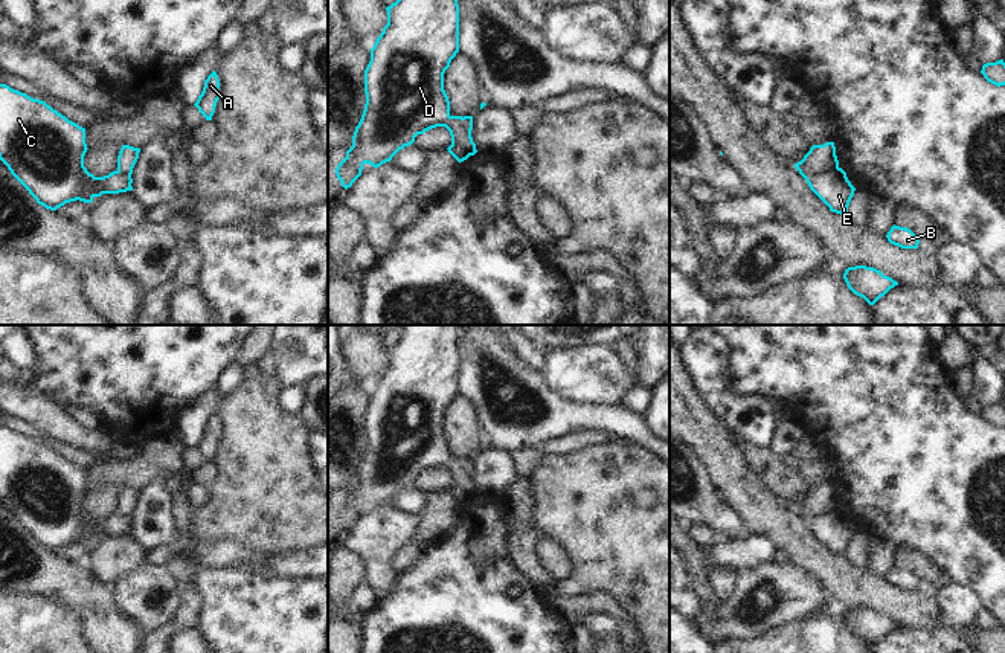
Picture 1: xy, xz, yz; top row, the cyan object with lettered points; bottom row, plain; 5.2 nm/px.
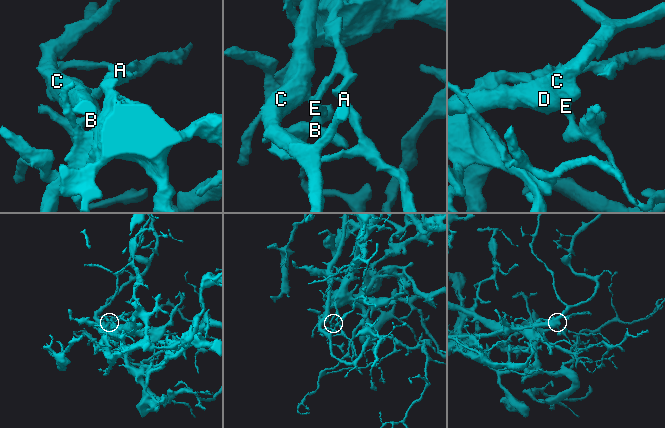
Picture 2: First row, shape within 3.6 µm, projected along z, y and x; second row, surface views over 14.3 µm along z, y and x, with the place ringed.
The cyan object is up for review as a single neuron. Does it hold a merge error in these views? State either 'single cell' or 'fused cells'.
fused cells

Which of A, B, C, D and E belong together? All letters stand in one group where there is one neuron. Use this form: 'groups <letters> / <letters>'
groups A / B C D E

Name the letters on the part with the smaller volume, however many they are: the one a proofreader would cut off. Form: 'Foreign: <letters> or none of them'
Foreign: B, C, D, E

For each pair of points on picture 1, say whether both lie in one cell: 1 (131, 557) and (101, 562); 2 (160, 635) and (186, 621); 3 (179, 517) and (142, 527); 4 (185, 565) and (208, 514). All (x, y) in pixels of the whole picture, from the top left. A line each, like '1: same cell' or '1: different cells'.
1: same cell
2: different cells
3: different cells
4: different cells

